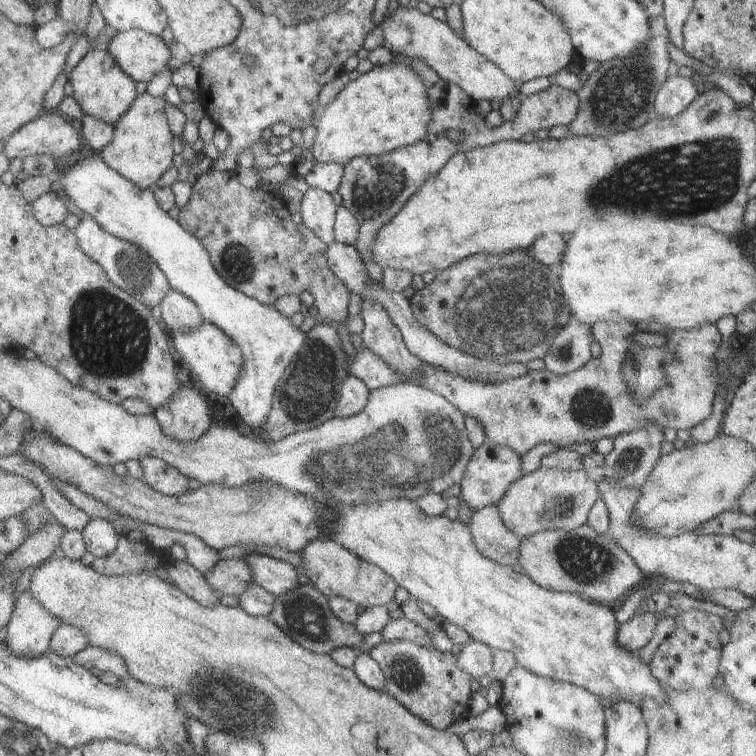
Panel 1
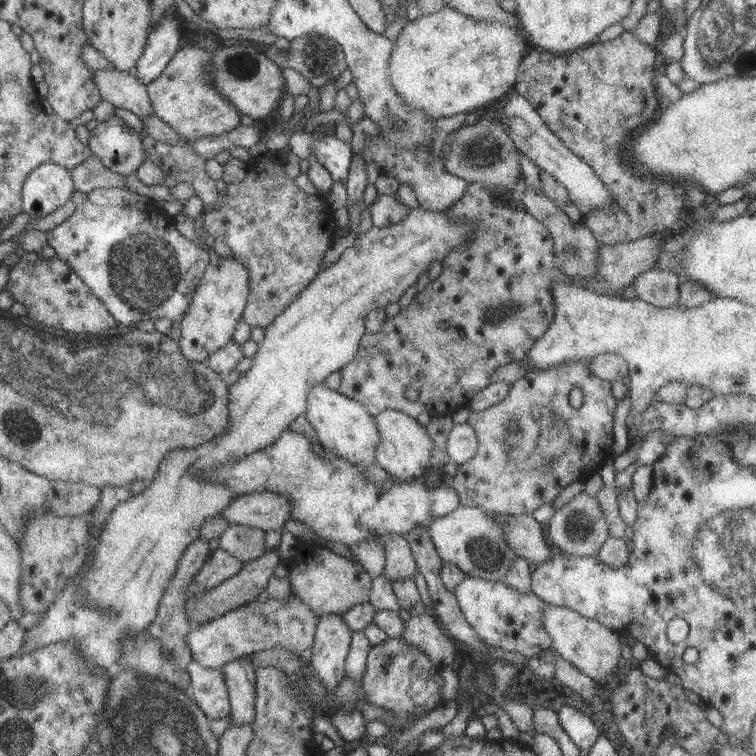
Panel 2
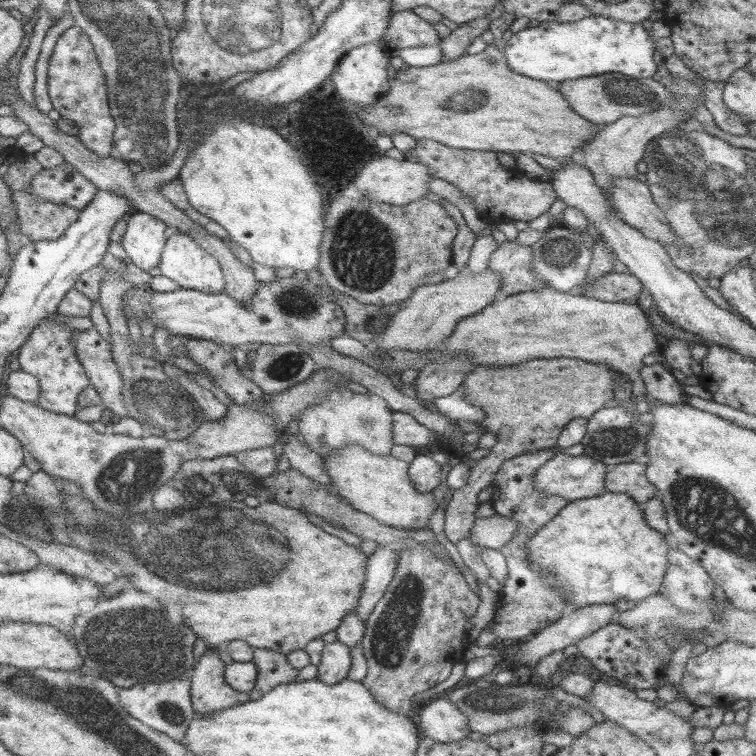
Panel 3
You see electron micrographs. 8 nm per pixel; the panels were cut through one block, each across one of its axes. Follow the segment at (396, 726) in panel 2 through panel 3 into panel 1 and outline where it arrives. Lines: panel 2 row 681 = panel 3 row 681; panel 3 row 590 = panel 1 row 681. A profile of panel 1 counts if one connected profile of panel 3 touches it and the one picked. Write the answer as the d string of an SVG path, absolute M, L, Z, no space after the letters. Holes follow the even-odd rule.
M383 640L369 651L369 655L384 673L384 690L387 694L432 728L446 731L457 720L470 716L472 676L460 668L457 656L453 653L442 652L436 647L421 647L405 640Z

